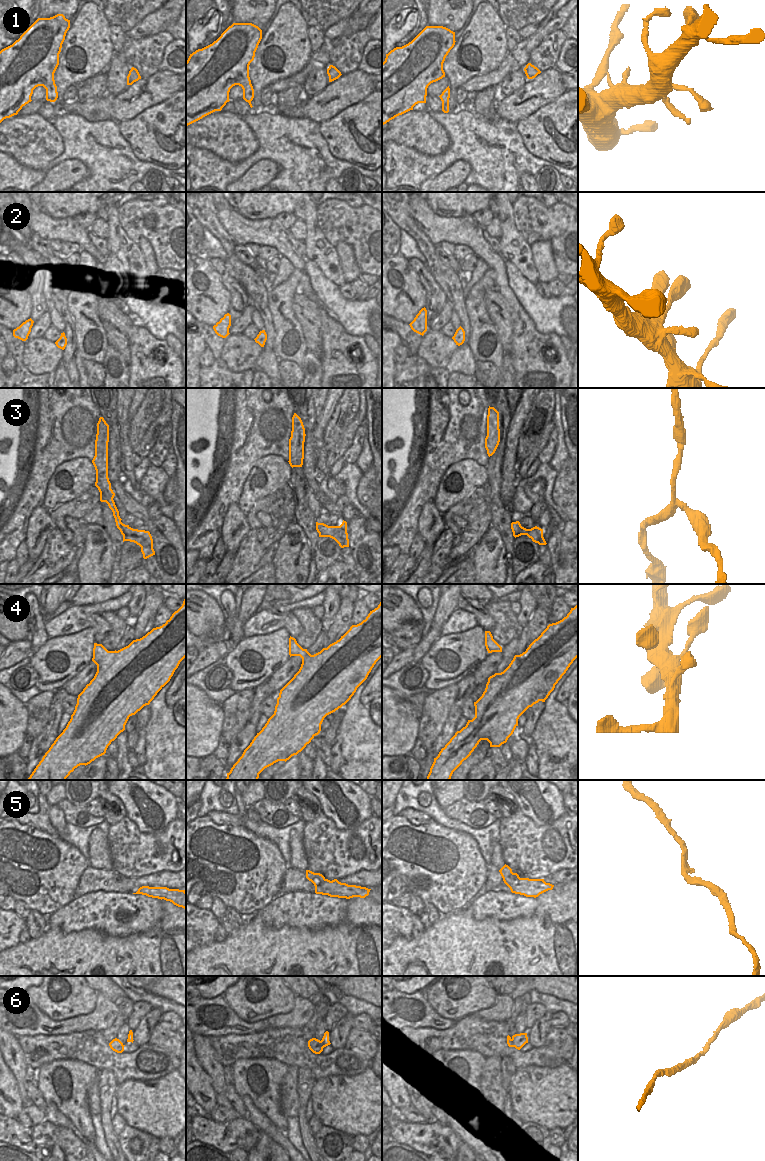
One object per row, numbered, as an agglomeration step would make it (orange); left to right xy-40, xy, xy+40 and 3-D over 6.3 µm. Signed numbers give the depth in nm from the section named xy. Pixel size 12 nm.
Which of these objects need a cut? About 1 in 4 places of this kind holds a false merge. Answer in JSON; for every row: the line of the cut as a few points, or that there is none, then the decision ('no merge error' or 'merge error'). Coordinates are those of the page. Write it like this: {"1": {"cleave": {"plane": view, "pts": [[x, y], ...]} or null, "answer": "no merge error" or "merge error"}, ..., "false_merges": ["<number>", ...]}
{"1": {"cleave": null, "answer": "no merge error"}, "2": {"cleave": null, "answer": "no merge error"}, "3": {"cleave": {"plane": "xy+40", "pts": [[522, 527], [523, 531], [520, 534]]}, "answer": "merge error"}, "4": {"cleave": null, "answer": "no merge error"}, "5": {"cleave": null, "answer": "no merge error"}, "6": {"cleave": null, "answer": "no merge error"}, "false_merges": ["3"]}

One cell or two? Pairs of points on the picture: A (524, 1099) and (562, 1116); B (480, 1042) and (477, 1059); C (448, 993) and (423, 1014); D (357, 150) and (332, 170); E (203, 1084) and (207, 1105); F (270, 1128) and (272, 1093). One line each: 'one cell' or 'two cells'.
A: one cell
B: two cells
C: two cells
D: two cells
E: one cell
F: two cells

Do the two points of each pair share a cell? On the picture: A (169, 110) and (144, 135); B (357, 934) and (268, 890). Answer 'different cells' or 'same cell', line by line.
A: same cell
B: different cells

